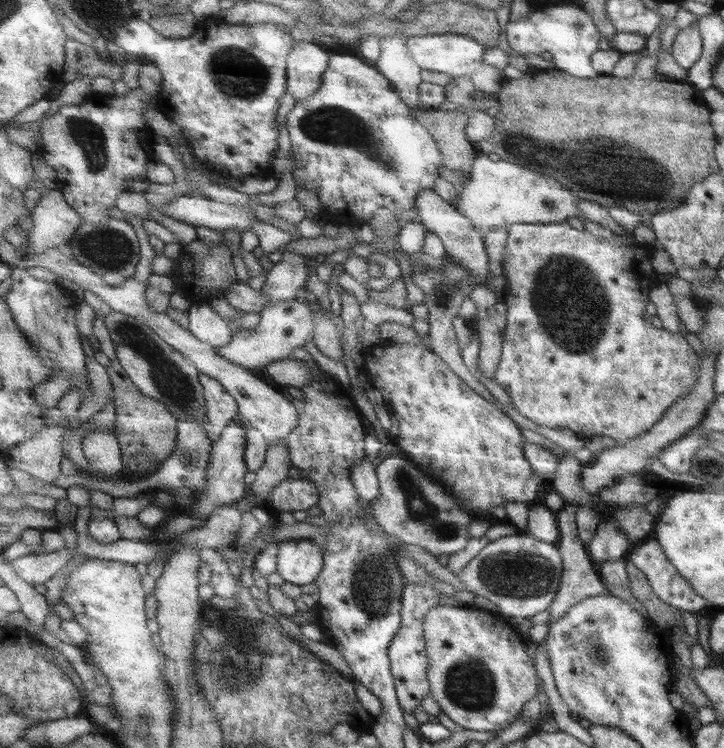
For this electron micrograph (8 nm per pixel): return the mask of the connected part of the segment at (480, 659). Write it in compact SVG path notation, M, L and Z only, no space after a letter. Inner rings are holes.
M460 604L440 605L429 614L425 631L431 658L429 677L433 684L432 695L441 710L460 727L500 732L520 716L524 704L536 698L538 676L522 640L504 620L492 616L492 612L482 612L482 609Z

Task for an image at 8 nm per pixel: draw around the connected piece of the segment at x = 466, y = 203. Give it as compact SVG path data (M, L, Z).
M478 151L476 168L470 177L470 182L466 182L456 203L483 234L496 227L508 227L516 223L568 222L569 218L586 220L577 212L577 204L582 198L572 194L570 189L563 188L551 176L544 176L506 160L492 161L486 153Z

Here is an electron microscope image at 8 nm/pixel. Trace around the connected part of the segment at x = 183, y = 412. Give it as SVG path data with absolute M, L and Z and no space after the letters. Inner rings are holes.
M113 311L106 320L117 344L119 360L142 392L168 405L180 421L205 426L211 439L216 441L217 434L210 422L209 402L198 366L144 320L120 311Z

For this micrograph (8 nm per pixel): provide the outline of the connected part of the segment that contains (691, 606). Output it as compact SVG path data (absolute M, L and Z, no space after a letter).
M653 536L652 538L646 538L646 540L630 549L626 558L630 562L633 562L646 575L654 594L670 607L678 608L681 611L698 613L708 606L707 600L702 598L701 594L694 592L692 586L690 586L690 582L680 576L678 569L674 568L674 565L665 555L662 545Z

